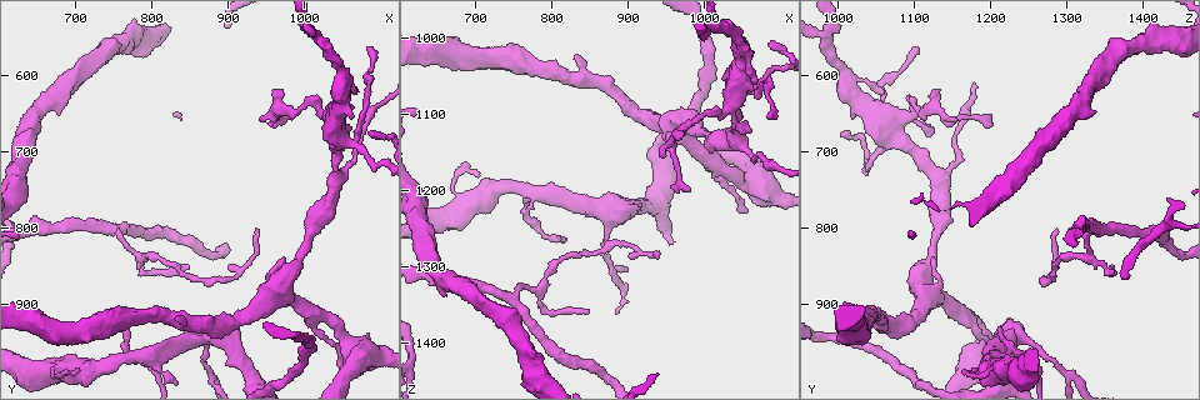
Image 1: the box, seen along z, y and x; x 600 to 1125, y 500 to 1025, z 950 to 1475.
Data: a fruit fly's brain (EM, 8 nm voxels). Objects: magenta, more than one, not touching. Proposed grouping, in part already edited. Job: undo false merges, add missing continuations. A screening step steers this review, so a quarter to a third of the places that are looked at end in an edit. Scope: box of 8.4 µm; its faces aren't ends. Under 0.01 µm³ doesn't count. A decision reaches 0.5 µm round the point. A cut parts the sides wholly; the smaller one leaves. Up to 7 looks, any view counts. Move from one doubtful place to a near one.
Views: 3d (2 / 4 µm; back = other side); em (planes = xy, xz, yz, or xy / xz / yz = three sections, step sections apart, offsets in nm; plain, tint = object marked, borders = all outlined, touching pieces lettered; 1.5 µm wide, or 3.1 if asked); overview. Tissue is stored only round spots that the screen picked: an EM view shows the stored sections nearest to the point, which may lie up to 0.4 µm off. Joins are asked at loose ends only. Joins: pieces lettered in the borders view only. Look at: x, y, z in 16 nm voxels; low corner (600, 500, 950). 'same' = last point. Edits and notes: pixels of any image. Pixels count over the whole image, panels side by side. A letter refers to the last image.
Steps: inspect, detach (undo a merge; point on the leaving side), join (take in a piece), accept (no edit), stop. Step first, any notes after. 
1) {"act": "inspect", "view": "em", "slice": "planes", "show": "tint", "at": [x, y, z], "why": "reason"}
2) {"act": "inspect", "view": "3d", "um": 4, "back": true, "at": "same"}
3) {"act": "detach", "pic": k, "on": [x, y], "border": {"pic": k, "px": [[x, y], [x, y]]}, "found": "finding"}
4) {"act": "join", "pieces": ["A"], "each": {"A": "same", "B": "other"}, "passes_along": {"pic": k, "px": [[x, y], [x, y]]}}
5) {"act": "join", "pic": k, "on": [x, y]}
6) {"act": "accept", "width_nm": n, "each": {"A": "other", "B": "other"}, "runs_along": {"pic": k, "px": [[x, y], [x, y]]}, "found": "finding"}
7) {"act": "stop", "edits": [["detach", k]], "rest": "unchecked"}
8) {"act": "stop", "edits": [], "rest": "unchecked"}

{"act": "inspect", "view": "3d", "um": 2, "at": [1050, 985, 1225], "why": "free end"}

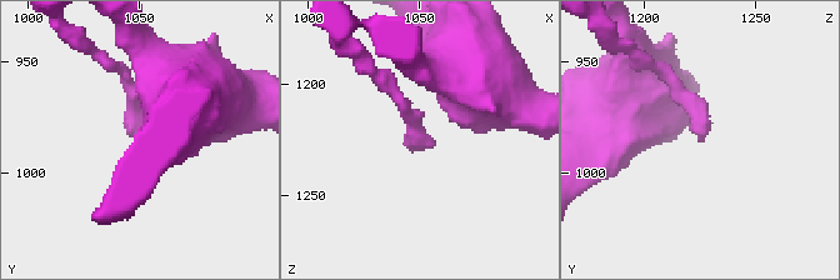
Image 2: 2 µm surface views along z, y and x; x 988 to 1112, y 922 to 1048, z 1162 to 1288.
{"act": "inspect", "view": "em", "slice": "xz", "step": 4, "show": "borders", "at": [1049, 985, 1228]}

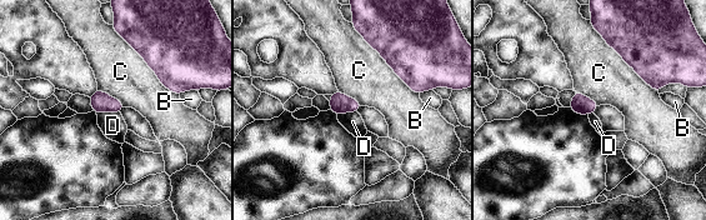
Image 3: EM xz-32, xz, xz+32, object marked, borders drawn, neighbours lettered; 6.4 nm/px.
{"act": "accept", "width_nm": 120, "longest_contact_nm": ["C", 600], "each": {"B": "other", "C": "other", "D": "other"}, "found": "none of them fits"}

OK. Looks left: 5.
{"act": "inspect", "view": "3d", "um": 2, "at": [790, 860, 1355], "why": "abrupt turn"}

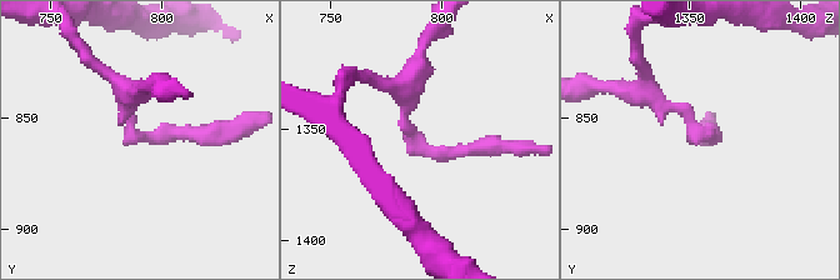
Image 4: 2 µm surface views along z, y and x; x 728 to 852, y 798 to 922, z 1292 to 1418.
{"act": "inspect", "view": "em", "slice": "planes", "show": "tint", "at": [790, 859, 1357]}

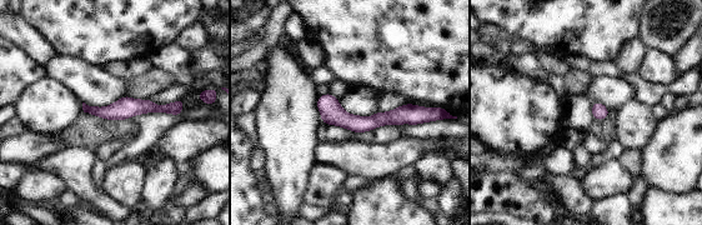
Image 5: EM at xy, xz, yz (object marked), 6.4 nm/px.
{"act": "inspect", "view": "em", "slice": "planes", "show": "borders", "at": "same", "why": "what lies round it"}

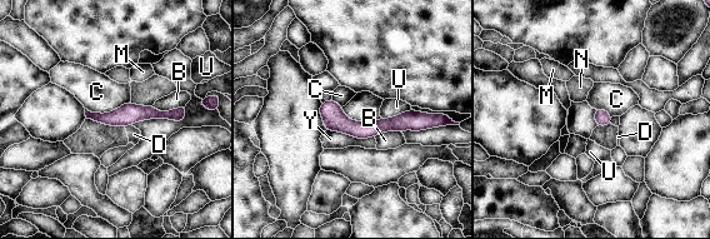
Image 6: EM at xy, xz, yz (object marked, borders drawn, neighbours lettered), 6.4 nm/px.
{"act": "accept", "each": {"B": "other", "C": "other", "D": "other", "M": "other", "N": "other", "U": "other", "Y": "other"}, "border": {"pic": 6, "px": [[130, 101], [106, 113], [85, 109]]}, "found": "one cell here"}

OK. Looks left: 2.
{"act": "stop", "edits": [], "rest": "unchecked"}

